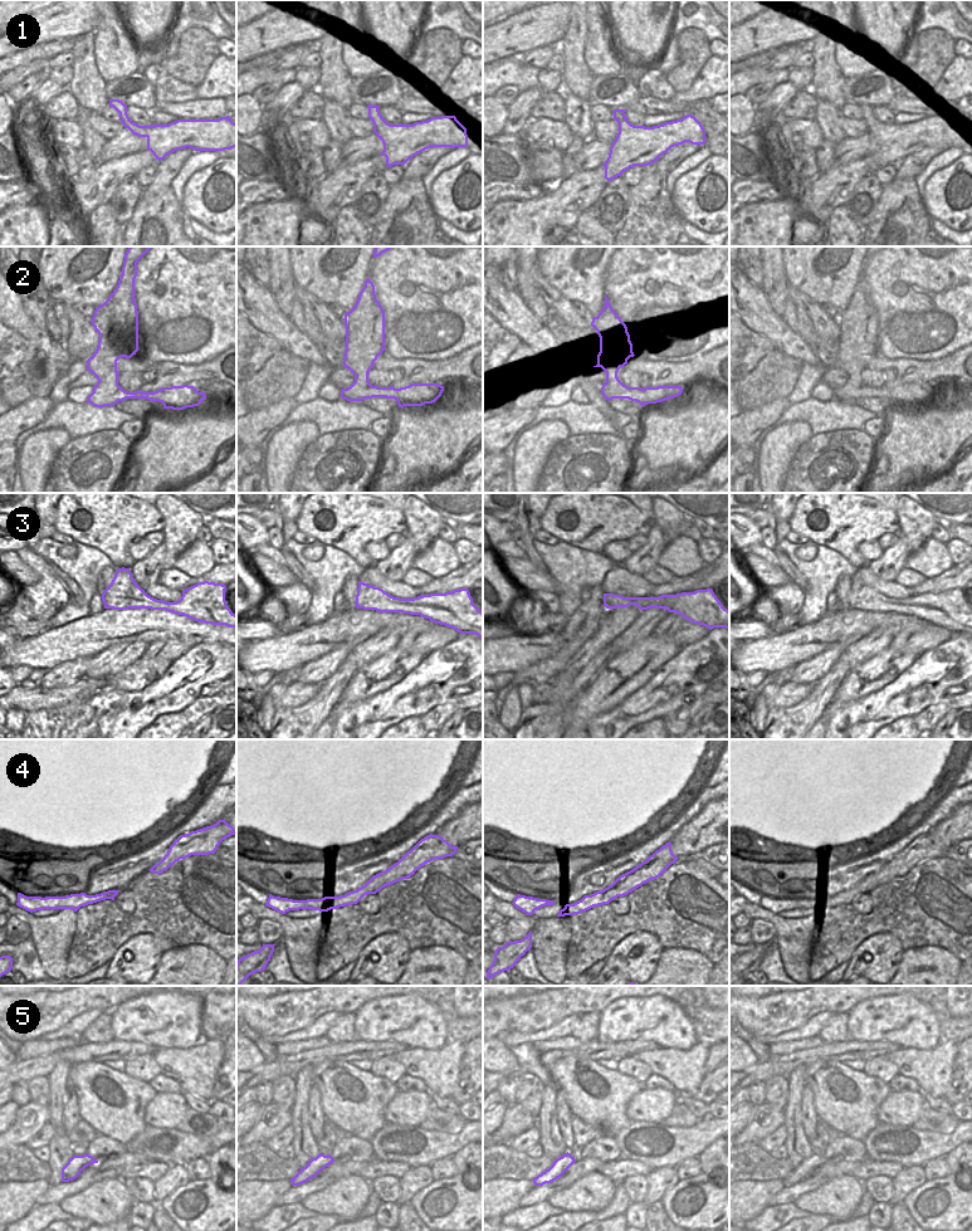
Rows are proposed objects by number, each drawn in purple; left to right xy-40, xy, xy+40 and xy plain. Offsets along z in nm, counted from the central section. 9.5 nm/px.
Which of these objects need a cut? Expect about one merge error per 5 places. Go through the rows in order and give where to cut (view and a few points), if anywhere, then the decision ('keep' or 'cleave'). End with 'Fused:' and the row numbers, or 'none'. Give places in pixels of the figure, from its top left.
1: no cut; keep
2: no cut; keep
3: no cut; keep
4: cut in xy along (340, 897), (333, 904), (322, 910); cleave
5: no cut; keep
Fused: 4

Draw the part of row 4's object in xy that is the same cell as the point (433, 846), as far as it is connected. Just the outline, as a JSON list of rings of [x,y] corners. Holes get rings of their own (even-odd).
[[[428,835],[421,839],[410,851],[407,851],[397,863],[385,871],[373,875],[365,885],[357,890],[340,895],[340,900],[331,908],[323,910],[337,909],[345,905],[357,904],[365,895],[376,894],[382,888],[391,885],[402,879],[407,879],[415,874],[425,864],[453,856],[458,846],[451,846],[440,835]]]

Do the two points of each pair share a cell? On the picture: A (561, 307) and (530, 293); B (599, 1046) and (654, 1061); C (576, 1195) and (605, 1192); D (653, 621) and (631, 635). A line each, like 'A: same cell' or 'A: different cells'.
A: different cells
B: different cells
C: same cell
D: same cell

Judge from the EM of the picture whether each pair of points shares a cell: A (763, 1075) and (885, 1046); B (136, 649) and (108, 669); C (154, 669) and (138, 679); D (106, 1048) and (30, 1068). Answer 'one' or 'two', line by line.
A: one
B: one
C: one
D: one

